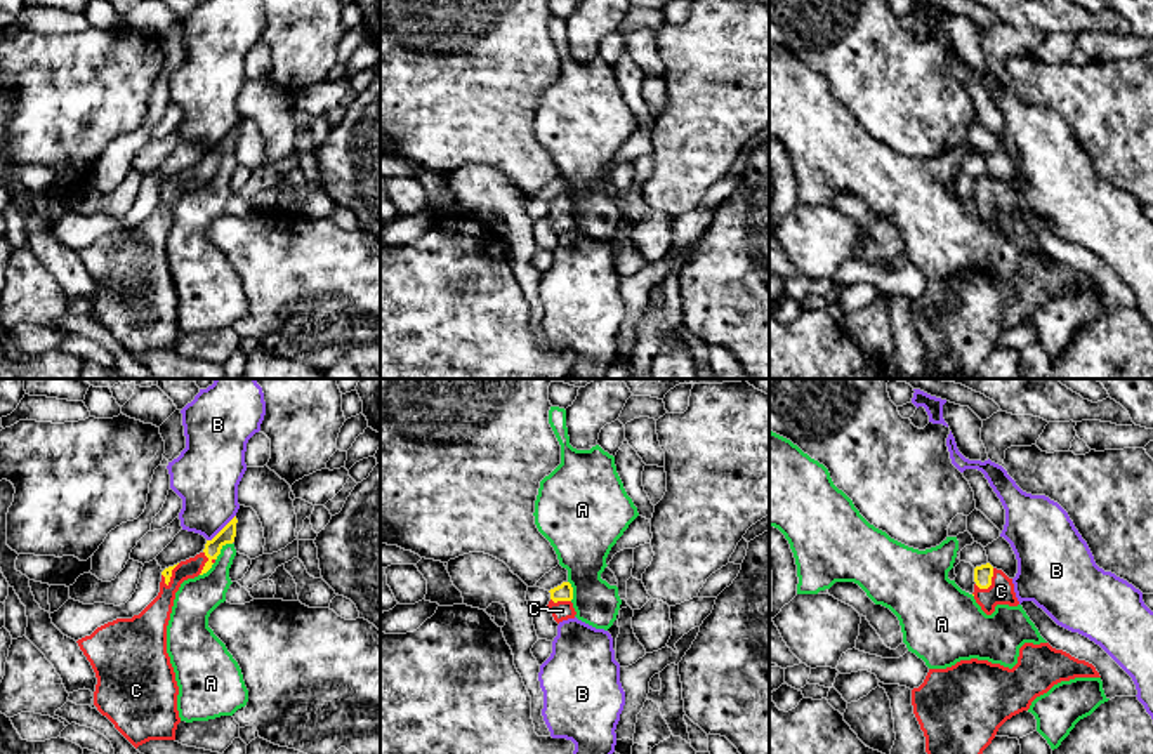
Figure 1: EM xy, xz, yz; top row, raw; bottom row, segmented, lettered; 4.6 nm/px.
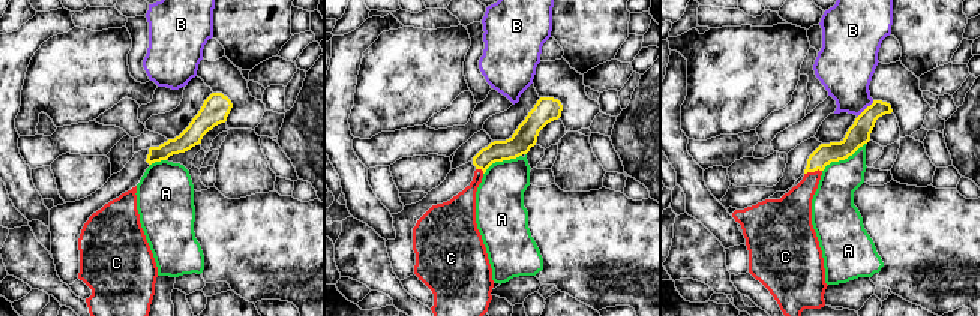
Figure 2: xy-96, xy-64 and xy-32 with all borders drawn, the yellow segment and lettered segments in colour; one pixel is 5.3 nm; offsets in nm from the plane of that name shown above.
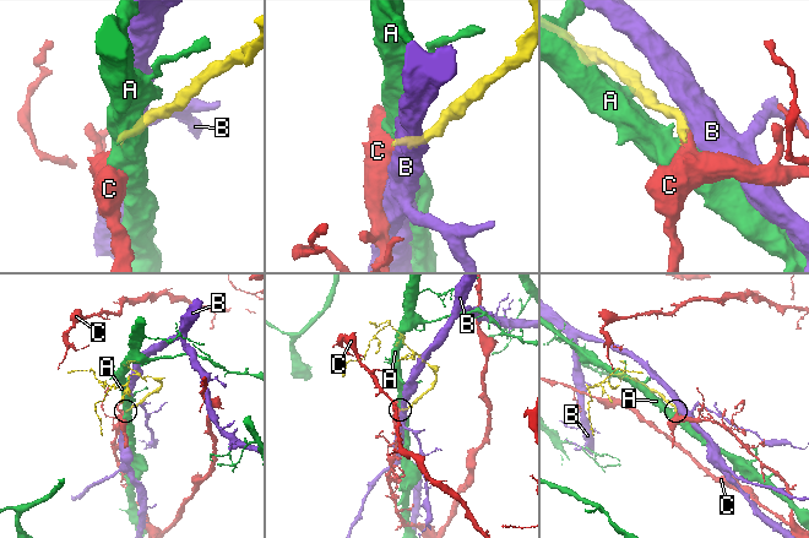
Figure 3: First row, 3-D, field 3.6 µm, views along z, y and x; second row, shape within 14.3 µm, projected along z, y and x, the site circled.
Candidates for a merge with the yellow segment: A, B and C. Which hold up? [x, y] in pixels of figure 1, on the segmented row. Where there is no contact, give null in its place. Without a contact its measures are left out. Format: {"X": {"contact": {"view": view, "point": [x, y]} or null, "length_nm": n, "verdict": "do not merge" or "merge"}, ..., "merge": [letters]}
{"A": {"contact": {"view": "xy", "point": [221, 548]}, "length_nm": 120, "verdict": "do not merge"}, "B": {"contact": {"view": "xy", "point": [223, 529]}, "length_nm": 180, "verdict": "do not merge"}, "C": {"contact": {"view": "yz", "point": [990, 582]}, "length_nm": 120, "verdict": "merge"}, "merge": ["C"]}

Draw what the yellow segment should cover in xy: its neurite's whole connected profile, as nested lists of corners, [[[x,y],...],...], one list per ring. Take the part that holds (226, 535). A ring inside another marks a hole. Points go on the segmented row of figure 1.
[[[234,516],[212,540],[207,540],[200,554],[165,568],[158,596],[139,615],[108,622],[76,641],[97,678],[94,705],[135,749],[149,740],[175,740],[175,730],[181,723],[177,711],[179,686],[167,653],[167,625],[175,592],[184,580],[212,568],[221,549],[234,542],[236,523]]]

